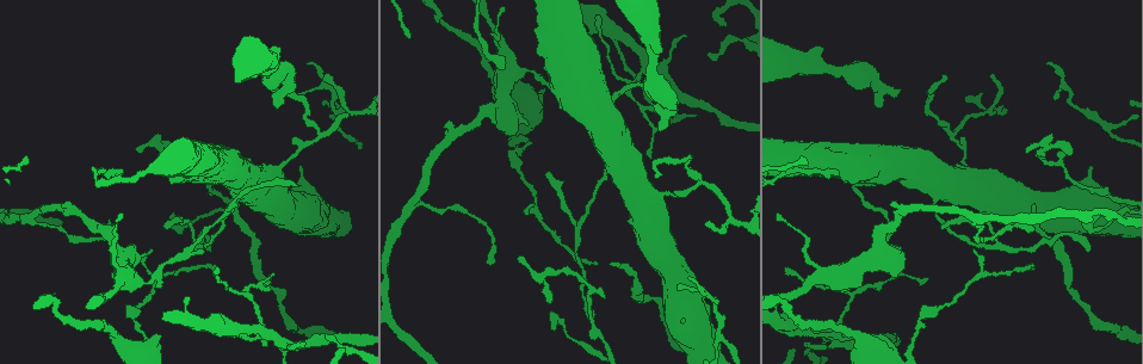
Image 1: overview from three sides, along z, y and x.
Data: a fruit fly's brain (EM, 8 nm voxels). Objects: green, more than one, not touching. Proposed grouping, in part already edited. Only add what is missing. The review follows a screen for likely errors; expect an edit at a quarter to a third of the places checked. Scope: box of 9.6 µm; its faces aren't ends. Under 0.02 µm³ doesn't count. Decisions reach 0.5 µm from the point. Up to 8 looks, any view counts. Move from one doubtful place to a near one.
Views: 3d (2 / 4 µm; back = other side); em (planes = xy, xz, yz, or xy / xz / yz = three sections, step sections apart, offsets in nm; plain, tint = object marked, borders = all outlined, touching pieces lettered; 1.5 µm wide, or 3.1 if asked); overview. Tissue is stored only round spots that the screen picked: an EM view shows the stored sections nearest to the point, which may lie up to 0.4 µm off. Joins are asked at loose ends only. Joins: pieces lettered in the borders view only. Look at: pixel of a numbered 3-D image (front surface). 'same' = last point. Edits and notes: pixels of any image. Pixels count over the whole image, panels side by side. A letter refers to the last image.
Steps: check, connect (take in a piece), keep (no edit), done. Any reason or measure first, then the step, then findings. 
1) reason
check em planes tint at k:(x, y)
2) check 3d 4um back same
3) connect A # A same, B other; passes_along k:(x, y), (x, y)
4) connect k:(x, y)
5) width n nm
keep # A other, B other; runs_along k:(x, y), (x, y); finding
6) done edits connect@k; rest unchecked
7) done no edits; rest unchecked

branch stops here
check em xy step 4 borders at 1:(656, 108)

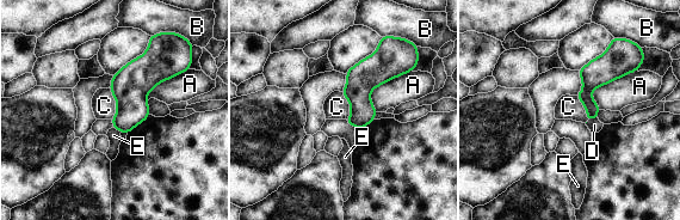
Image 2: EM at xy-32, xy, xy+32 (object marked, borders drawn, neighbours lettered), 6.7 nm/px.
check em planes borders same

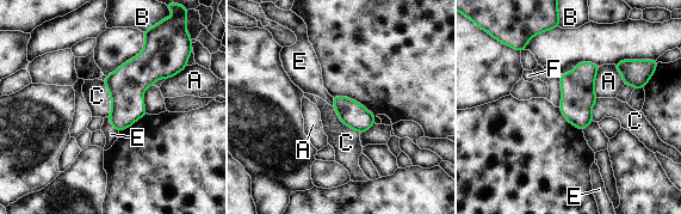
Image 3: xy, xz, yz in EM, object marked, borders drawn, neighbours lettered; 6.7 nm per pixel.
keep # A other, B other, C other, E other, F other; border 3:(103, 81), (110, 96), (109, 116); no lettered piece goes on from it

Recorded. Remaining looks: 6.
thick end
check 3d 4um back at 1:(538, 47)

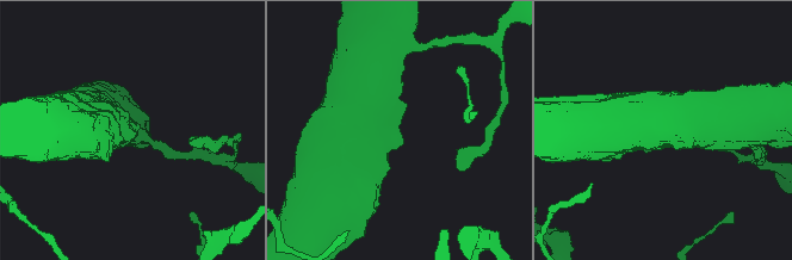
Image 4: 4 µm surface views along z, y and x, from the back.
shape alone is not enough
check em planes borders at 4:(399, 133)

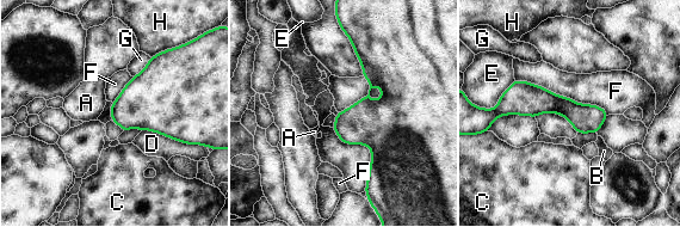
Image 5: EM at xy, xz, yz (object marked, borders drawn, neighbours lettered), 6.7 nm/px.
keep # A other, B other, C other, D other, E other, F other, G other, H other; runs_along 5:(501, 106), (603, 116); none of them fits

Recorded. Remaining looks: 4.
thin end
check em planes borders at 1:(1047, 63)

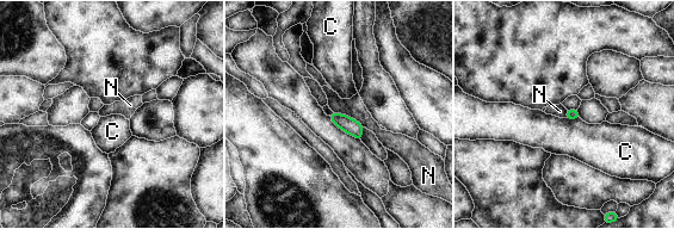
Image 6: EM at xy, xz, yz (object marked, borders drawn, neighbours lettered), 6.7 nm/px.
keep # C other, N other; border 6:(566, 117), (579, 118); none of them fits

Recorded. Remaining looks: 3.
done no edits; rest unchecked

